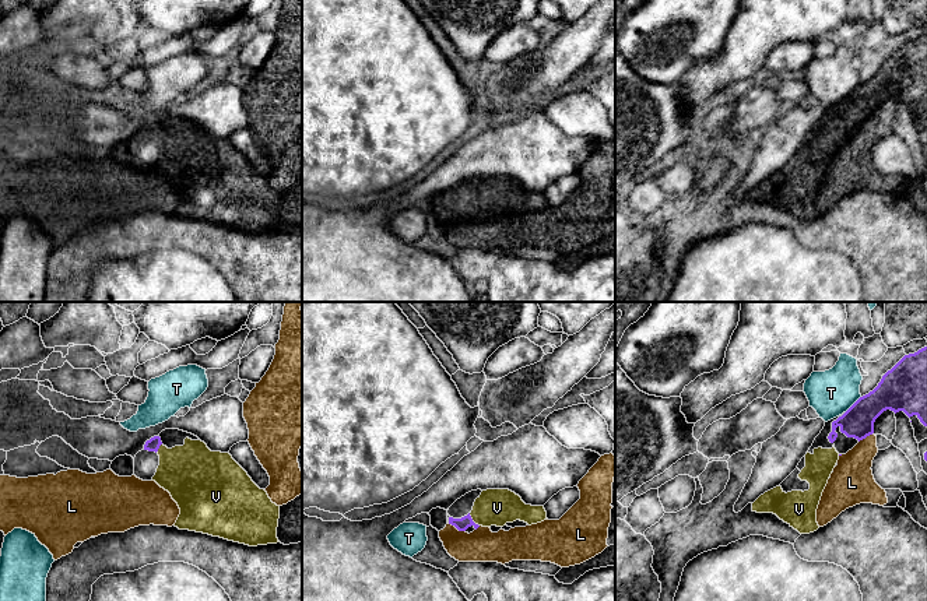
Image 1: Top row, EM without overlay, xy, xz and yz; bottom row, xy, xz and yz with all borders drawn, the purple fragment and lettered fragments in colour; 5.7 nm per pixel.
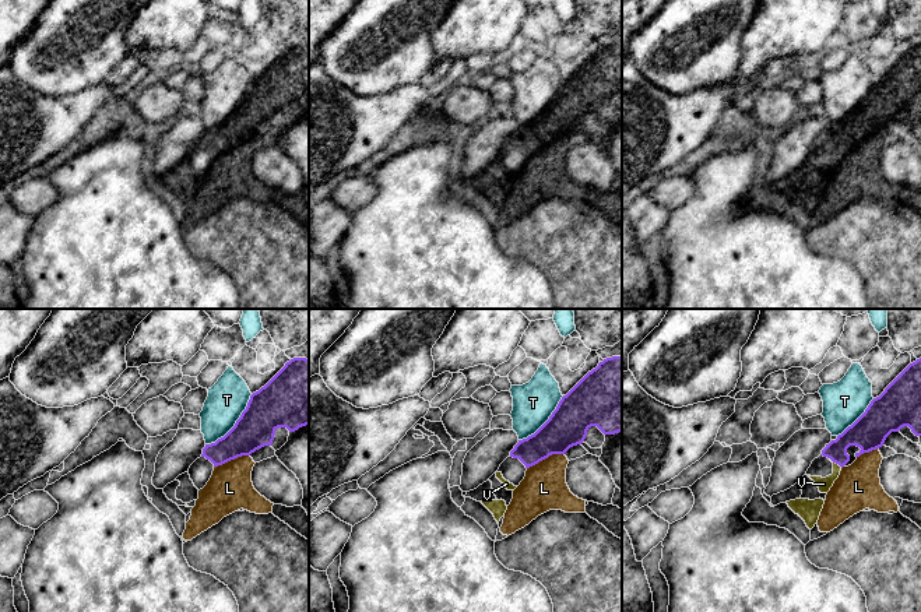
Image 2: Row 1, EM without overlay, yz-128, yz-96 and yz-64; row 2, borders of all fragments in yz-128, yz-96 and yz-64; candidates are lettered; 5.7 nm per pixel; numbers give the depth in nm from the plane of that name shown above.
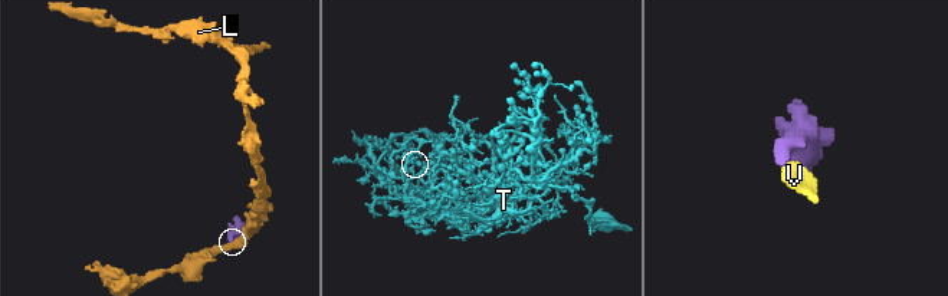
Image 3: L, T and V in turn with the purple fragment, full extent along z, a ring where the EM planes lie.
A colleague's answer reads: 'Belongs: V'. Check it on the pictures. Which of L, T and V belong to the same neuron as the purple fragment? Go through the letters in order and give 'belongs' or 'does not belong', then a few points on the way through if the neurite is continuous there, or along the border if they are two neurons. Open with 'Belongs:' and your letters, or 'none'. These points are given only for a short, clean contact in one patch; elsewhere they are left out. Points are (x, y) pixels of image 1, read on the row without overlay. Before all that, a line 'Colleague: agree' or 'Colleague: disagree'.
Colleague: agree
Belongs: V
L: does not belong; border xz (448, 210), (464, 218)
T: does not belong
V: belongs; way xz (462, 211), (471, 207), (497, 194)

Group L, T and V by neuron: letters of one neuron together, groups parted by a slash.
L / T / V

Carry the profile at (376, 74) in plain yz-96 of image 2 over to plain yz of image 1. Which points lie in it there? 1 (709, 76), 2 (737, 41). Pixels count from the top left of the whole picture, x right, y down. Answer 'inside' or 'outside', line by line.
1: outside
2: outside

